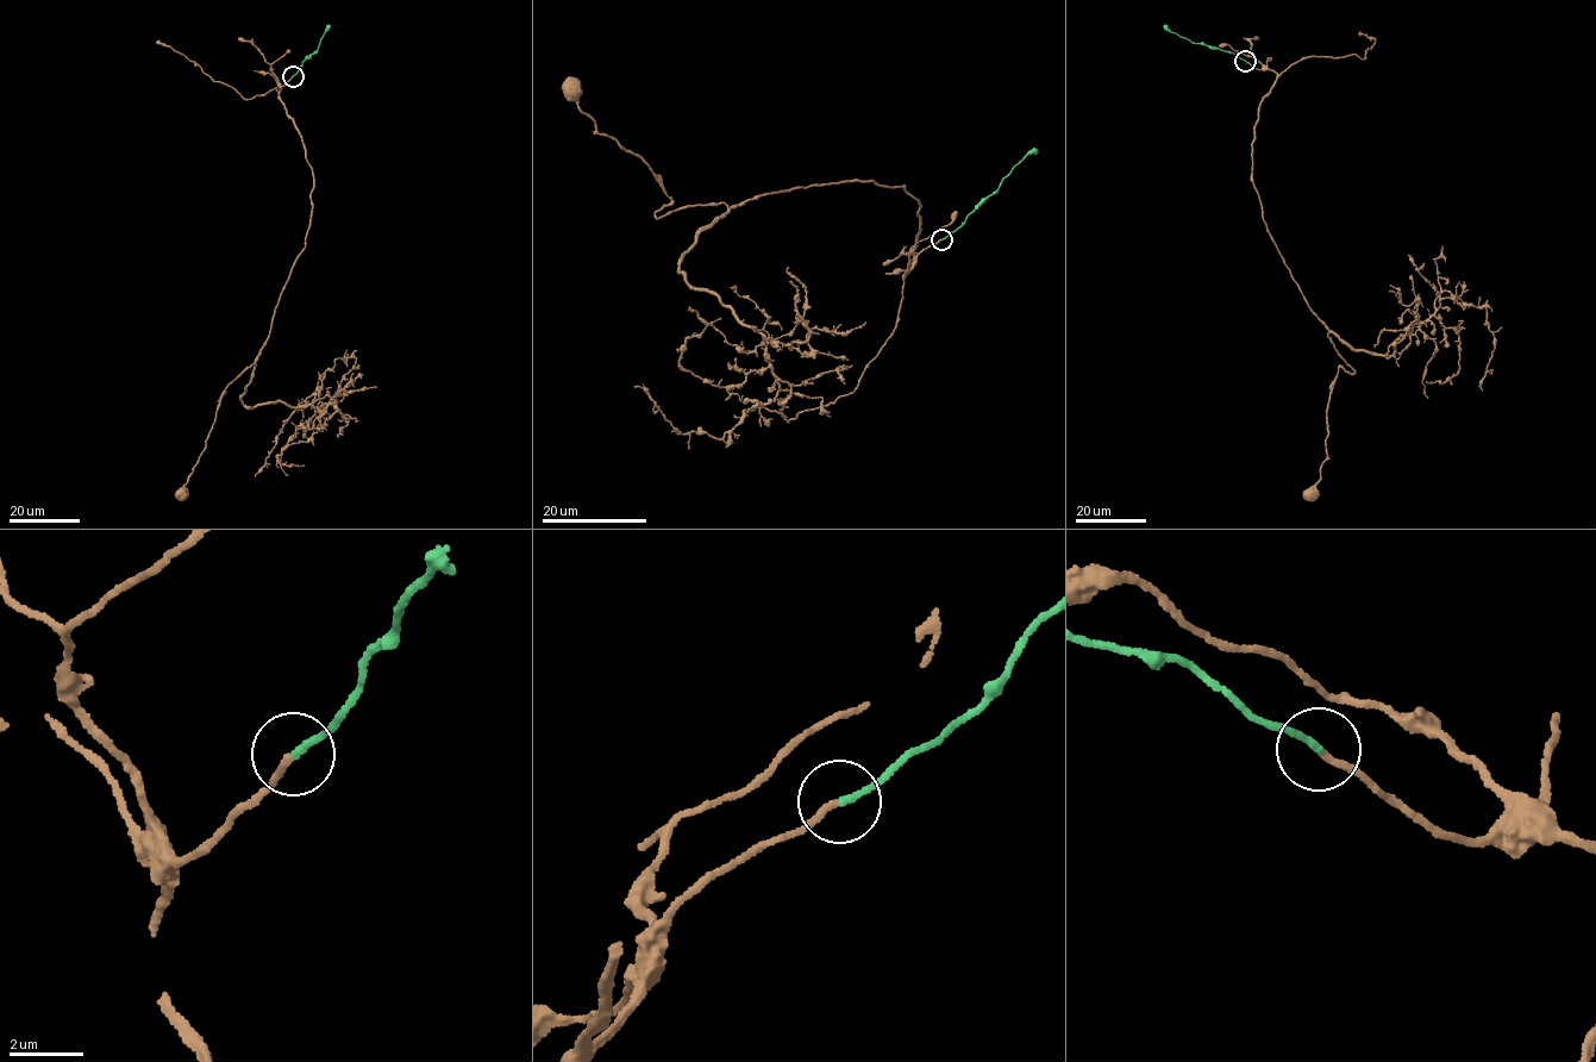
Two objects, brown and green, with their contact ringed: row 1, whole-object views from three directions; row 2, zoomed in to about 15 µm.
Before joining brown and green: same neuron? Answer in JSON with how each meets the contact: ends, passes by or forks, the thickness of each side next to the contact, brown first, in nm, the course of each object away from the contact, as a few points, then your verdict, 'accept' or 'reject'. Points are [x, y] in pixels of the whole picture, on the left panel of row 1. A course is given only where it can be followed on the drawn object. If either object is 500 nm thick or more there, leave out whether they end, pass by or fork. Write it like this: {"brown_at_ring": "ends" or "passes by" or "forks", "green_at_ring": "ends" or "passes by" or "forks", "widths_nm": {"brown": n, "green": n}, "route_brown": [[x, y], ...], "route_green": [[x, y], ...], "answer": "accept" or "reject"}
{"brown_at_ring": "ends", "green_at_ring": "ends", "widths_nm": {"brown": 200, "green": 200}, "route_brown": [[292, 76], [279, 95], [313, 177], [305, 245], [255, 362], [218, 400], [224, 392], [205, 449], [181, 493]], "route_green": [[292, 76], [317, 50], [330, 25]], "answer": "accept"}

